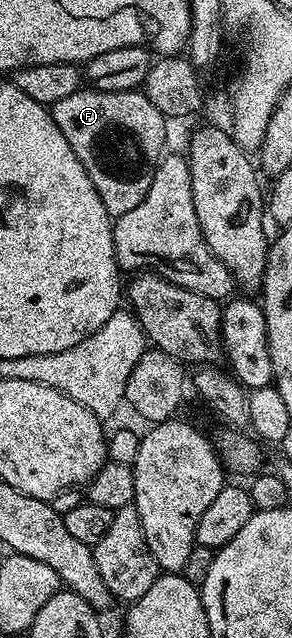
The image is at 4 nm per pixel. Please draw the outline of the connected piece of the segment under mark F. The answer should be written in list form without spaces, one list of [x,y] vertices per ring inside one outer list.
[[[81,90],[70,94],[70,98],[62,98],[62,102],[50,105],[50,111],[58,130],[66,134],[66,142],[70,142],[70,150],[78,154],[86,174],[90,174],[90,182],[94,182],[94,190],[98,190],[98,198],[102,198],[102,206],[106,206],[108,215],[115,218],[122,214],[130,214],[142,198],[146,198],[146,190],[150,190],[154,170],[165,155],[164,124],[166,118],[146,98],[143,91],[134,92],[98,92]]]

